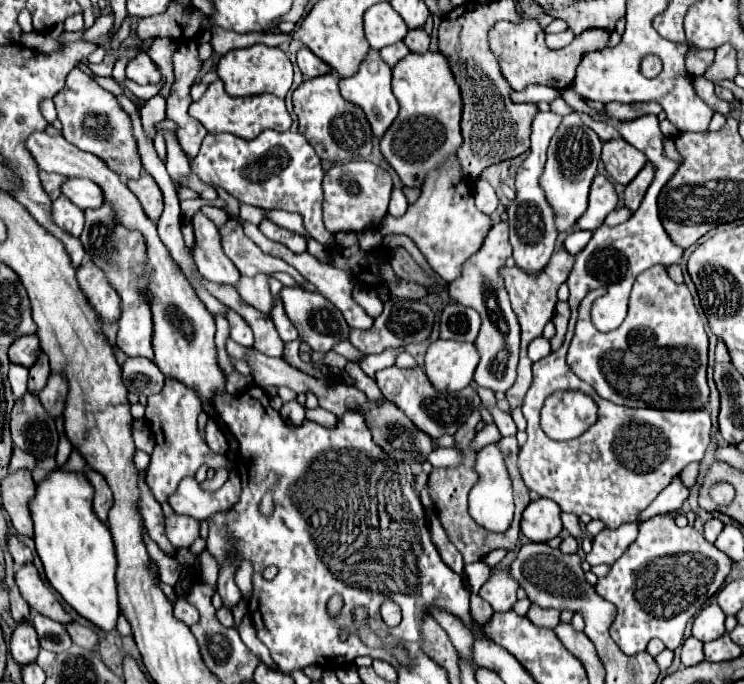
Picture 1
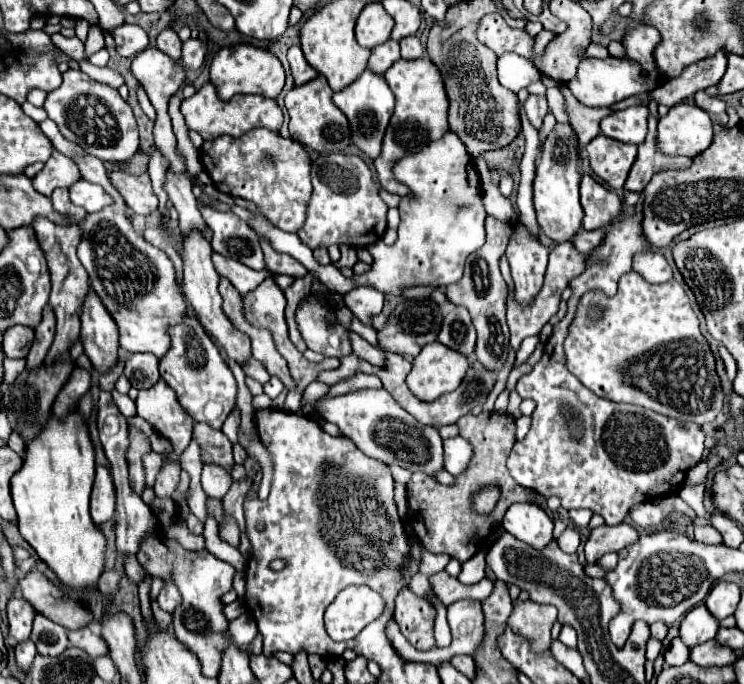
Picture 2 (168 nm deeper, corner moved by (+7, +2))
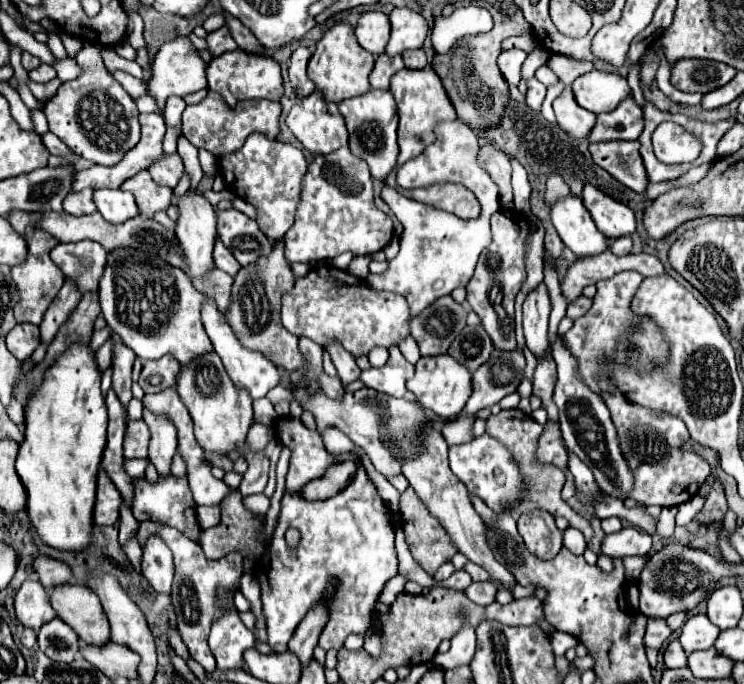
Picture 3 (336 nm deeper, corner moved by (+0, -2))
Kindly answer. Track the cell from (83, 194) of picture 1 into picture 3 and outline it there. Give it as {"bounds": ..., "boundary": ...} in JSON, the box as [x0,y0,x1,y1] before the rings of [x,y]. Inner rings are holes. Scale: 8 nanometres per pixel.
{"bounds":[94,190,140,224],"boundary":[[[96,190],[94,202],[98,206],[98,212],[112,224],[126,222],[140,214],[134,196],[124,190]]]}

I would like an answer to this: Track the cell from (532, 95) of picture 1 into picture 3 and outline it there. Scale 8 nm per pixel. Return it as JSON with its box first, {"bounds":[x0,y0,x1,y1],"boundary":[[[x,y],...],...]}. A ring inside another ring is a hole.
{"bounds":[498,50,526,86],"boundary":[[[510,50],[510,52],[502,52],[498,56],[498,68],[500,68],[502,76],[514,86],[518,86],[518,82],[520,82],[520,68],[522,68],[524,60],[526,60],[526,52],[522,52],[522,50]]]}

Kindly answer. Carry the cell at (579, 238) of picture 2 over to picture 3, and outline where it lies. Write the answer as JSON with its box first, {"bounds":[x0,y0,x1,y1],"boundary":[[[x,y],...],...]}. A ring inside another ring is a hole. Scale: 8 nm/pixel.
{"bounds":[610,236,632,256],"boundary":[[[626,236],[626,238],[616,238],[614,242],[610,242],[610,252],[618,254],[618,256],[626,256],[632,252],[632,238]]]}

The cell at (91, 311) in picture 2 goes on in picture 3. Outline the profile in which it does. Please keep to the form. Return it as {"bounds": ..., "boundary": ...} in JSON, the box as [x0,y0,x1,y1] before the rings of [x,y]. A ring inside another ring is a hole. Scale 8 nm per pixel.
{"bounds":[112,340,136,410],"boundary":[[[116,340],[114,344],[114,376],[112,376],[112,388],[118,396],[118,400],[122,402],[124,410],[128,408],[128,402],[132,400],[132,392],[130,392],[130,384],[132,384],[132,364],[134,364],[136,354],[132,354],[132,350],[128,350],[128,346],[124,346],[124,342]]]}

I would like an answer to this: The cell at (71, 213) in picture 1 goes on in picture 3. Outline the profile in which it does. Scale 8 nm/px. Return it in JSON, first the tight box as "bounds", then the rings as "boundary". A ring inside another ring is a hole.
{"bounds":[64,190,96,216],"boundary":[[[82,190],[82,192],[72,192],[64,200],[64,210],[72,216],[82,216],[82,214],[92,214],[96,212],[96,204],[92,198],[94,190]]]}

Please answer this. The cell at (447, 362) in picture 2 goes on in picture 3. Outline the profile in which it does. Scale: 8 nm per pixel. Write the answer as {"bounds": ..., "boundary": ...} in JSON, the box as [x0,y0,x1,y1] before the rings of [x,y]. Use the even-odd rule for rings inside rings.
{"bounds":[406,354,472,420],"boundary":[[[448,354],[420,358],[416,362],[416,374],[408,380],[406,386],[416,396],[418,404],[422,408],[432,410],[442,420],[454,418],[456,414],[460,414],[462,408],[466,406],[466,400],[470,398],[470,390],[472,390],[472,386],[470,386],[470,372],[460,362],[456,362],[452,356],[448,356]]]}

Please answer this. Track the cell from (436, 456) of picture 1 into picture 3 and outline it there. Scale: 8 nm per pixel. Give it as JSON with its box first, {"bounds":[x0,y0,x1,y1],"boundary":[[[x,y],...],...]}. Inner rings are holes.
{"bounds":[450,434,524,512],"boundary":[[[482,434],[468,444],[450,446],[450,468],[466,484],[468,492],[482,498],[494,512],[502,512],[516,504],[520,500],[520,492],[524,490],[524,476],[520,474],[512,452],[490,434]]]}

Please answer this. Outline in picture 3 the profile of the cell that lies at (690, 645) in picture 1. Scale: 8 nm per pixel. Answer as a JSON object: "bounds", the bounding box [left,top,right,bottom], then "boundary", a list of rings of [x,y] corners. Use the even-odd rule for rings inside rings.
{"bounds":[664,640,686,668],"boundary":[[[672,640],[664,650],[664,664],[668,668],[684,668],[686,666],[686,652],[682,650],[678,640]]]}

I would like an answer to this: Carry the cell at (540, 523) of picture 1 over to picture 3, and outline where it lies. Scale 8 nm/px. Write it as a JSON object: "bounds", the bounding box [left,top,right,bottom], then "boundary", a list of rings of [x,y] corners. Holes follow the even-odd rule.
{"bounds":[518,510,562,560],"boundary":[[[530,510],[518,518],[518,532],[526,548],[540,560],[552,560],[562,548],[562,532],[556,528],[552,514]]]}

